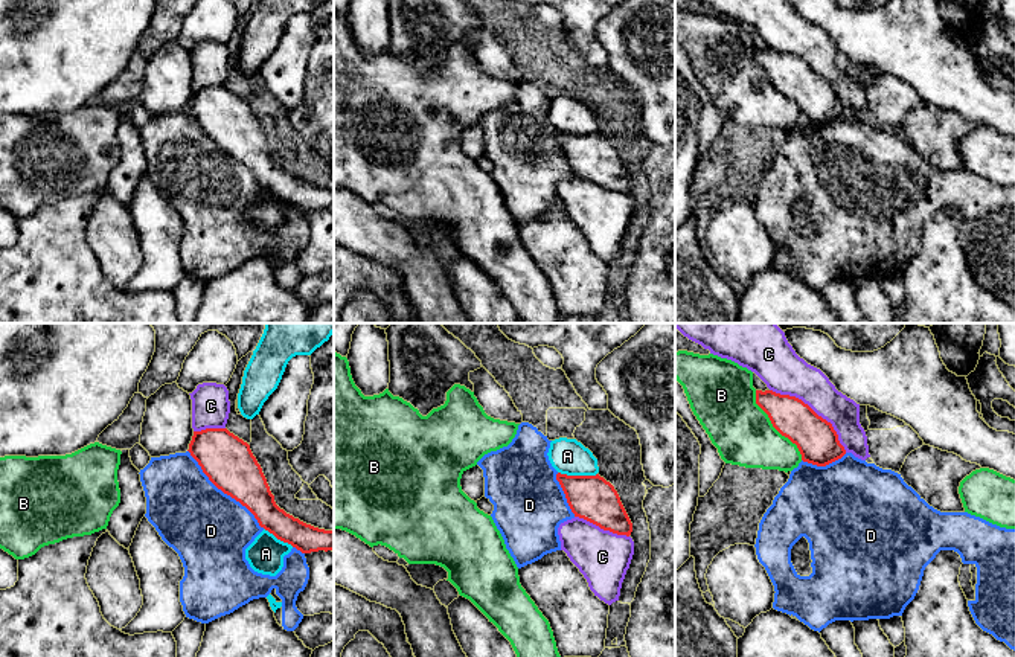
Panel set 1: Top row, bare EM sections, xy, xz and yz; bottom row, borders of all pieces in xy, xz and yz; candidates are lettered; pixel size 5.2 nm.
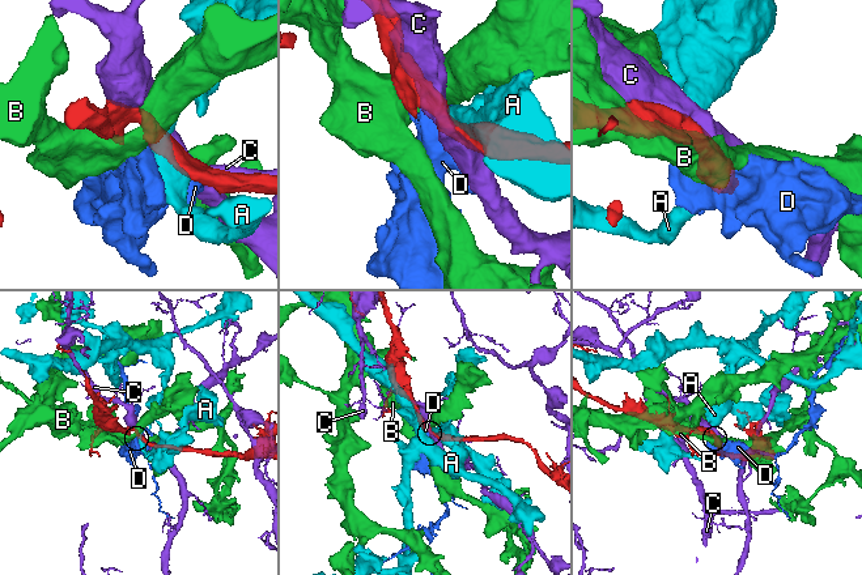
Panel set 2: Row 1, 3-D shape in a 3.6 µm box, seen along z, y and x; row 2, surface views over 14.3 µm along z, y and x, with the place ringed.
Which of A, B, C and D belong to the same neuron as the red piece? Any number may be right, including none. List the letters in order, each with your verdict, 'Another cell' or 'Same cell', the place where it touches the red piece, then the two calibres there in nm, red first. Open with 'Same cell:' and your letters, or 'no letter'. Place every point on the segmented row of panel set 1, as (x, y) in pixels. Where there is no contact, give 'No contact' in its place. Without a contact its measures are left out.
Same cell: D
A: Another cell. Touches red at xz (578, 476). Thickness 240 nm (red) against 190 nm
B: Another cell. Touches red at yz (774, 427). Thickness 220 nm (red) against 320 nm
C: Another cell. Touches red at yz (813, 410). Thickness 220 nm (red) against 220 nm
D: Same cell. Touches red at xy (224, 493). Thickness 280 nm (red) against 420 nm

